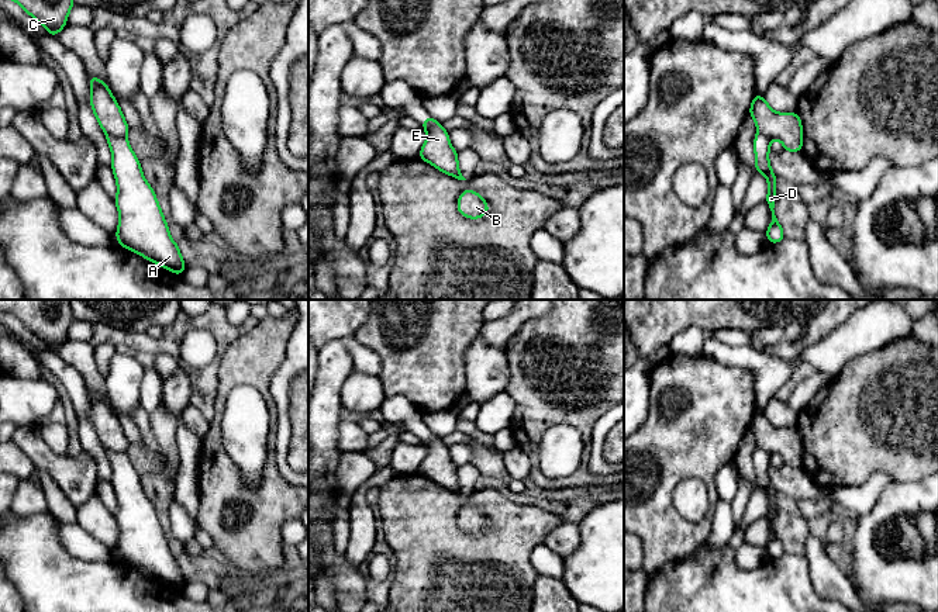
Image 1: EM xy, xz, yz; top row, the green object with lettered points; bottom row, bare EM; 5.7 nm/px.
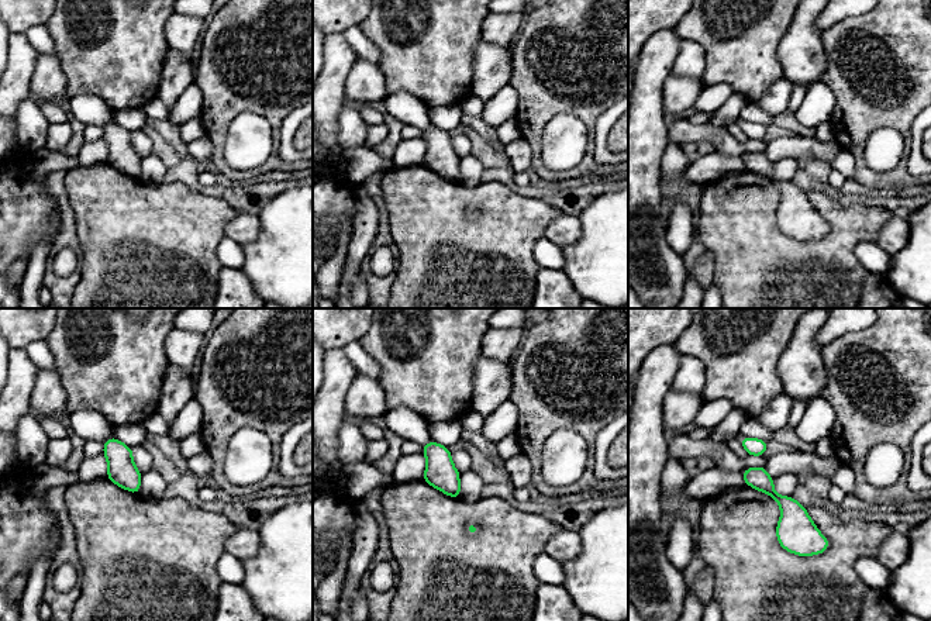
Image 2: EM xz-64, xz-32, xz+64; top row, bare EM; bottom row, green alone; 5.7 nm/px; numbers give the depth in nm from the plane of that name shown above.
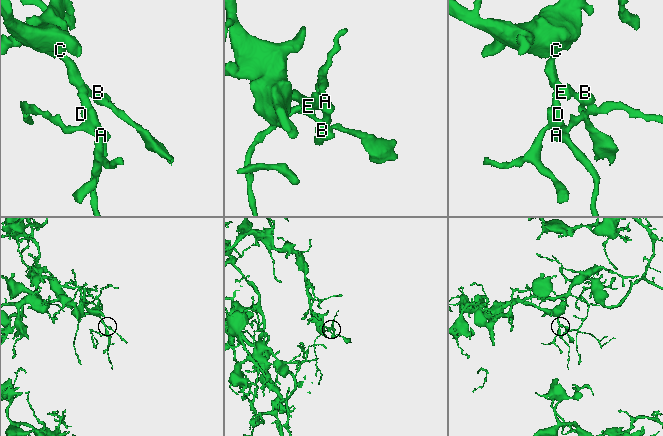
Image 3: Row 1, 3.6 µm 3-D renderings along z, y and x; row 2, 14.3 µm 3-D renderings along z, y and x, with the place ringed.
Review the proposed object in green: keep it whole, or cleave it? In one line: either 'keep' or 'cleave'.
cleave

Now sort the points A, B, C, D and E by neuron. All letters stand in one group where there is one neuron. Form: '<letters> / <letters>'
A D / B C E

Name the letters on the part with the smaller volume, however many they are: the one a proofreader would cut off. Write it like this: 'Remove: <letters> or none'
Remove: A, D

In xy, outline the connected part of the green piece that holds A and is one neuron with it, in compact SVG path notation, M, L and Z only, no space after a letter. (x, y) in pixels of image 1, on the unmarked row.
M107 450L113 468L111 484L117 497L120 537L114 549L118 559L142 573L182 591L186 578L179 560L172 556L158 514L145 495L141 477L127 453Z

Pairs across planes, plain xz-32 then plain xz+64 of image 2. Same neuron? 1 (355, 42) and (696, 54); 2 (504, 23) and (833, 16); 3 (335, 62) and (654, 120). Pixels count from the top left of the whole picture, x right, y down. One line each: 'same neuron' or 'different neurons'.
1: same neuron
2: same neuron
3: same neuron

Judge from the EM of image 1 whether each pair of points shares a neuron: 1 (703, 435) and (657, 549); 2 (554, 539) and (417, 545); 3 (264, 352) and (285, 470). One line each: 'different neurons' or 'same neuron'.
1: same neuron
2: different neurons
3: different neurons

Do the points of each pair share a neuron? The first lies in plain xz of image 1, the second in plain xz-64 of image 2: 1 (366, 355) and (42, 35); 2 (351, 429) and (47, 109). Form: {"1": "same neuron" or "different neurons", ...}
{"1": "same neuron", "2": "different neurons"}

